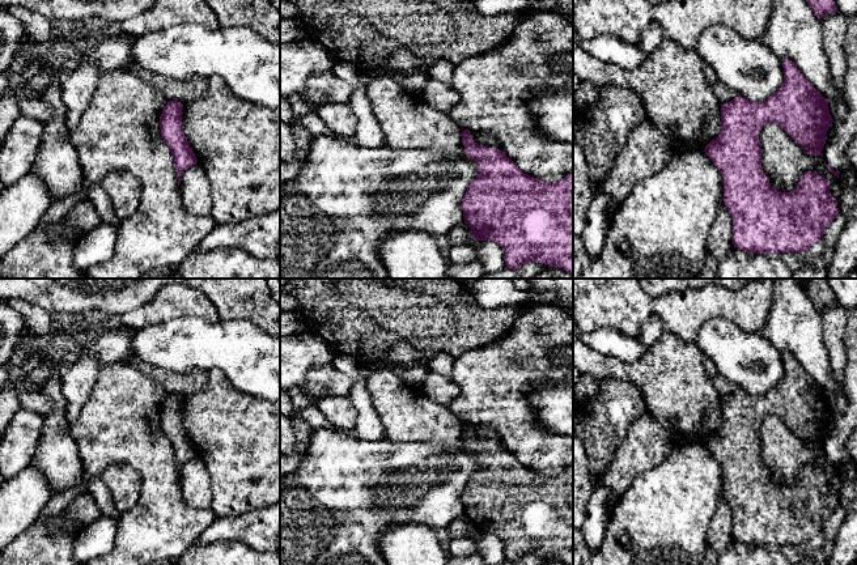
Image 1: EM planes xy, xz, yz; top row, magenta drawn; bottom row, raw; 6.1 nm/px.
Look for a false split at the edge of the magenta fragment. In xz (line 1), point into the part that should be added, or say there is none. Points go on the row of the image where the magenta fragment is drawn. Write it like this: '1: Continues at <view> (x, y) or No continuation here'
1: No continuation here

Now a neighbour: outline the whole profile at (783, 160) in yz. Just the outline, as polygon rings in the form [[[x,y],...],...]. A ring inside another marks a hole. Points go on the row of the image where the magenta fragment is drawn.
[[[775,123],[763,126],[759,143],[761,167],[771,187],[781,192],[793,192],[806,171],[815,171],[830,180],[830,192],[841,211],[839,179],[824,166],[820,156],[809,156],[785,131]]]

